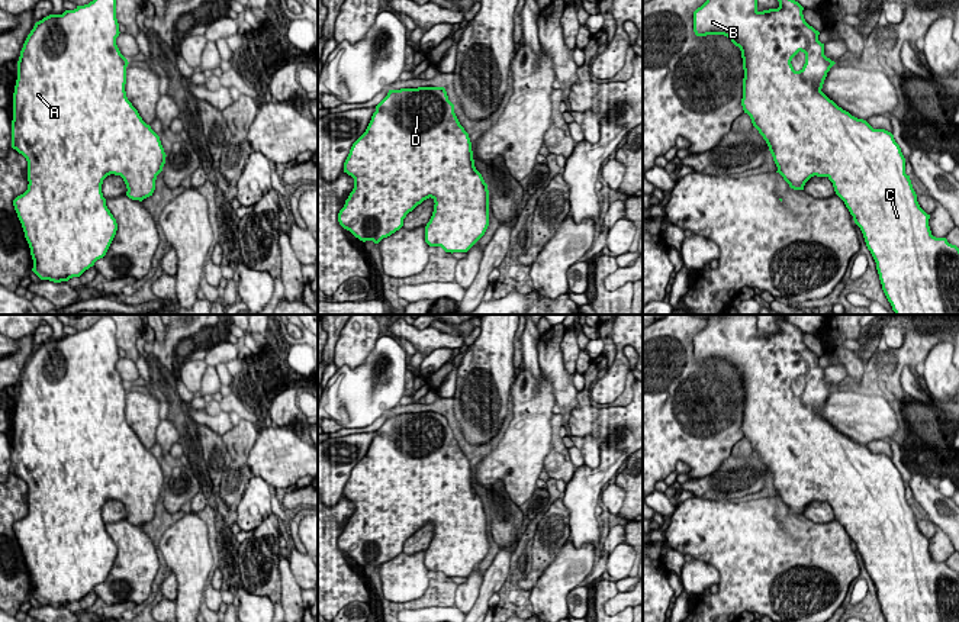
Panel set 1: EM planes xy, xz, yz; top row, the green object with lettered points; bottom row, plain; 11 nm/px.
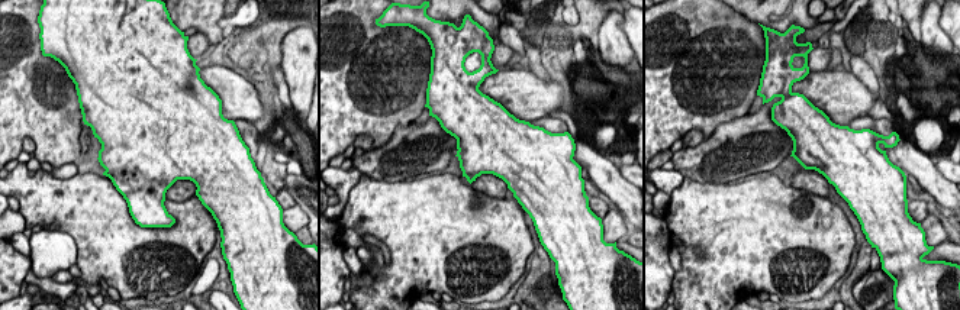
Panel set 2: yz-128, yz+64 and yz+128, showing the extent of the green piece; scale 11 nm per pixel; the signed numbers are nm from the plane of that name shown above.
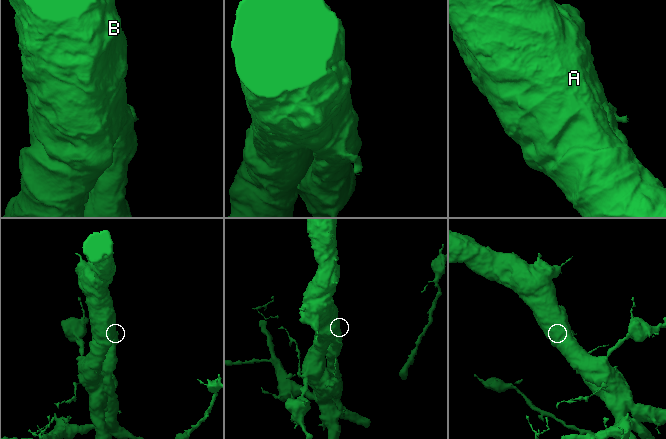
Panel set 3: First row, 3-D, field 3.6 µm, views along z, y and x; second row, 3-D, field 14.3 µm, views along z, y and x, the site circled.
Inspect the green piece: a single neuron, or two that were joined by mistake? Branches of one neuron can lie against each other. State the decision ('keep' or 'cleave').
keep

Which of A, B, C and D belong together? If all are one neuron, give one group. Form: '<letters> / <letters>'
A B C D

